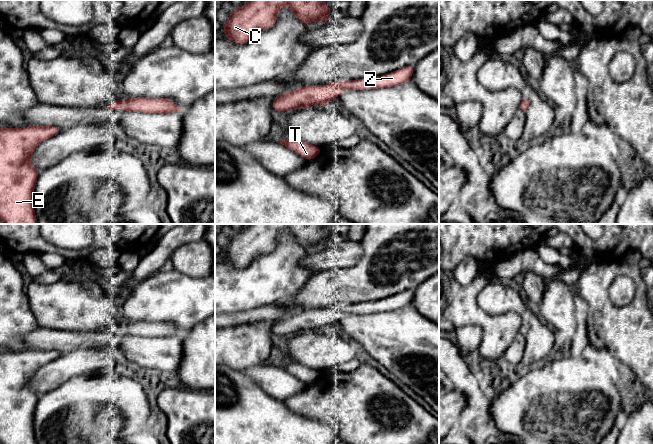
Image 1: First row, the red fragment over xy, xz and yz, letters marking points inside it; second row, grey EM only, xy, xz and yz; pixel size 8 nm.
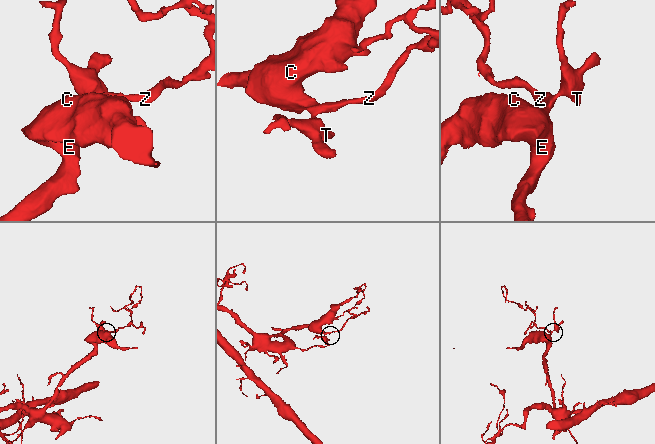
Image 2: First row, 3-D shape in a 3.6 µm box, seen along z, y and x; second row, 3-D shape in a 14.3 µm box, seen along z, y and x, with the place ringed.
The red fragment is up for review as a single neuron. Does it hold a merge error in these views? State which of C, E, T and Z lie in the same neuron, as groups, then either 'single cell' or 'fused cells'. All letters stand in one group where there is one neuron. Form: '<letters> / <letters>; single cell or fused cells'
C E T Z; single cell

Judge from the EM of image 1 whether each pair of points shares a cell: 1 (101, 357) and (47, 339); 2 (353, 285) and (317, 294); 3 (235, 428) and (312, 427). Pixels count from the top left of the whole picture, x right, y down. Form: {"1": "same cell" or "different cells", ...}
{"1": "different cells", "2": "same cell", "3": "same cell"}

